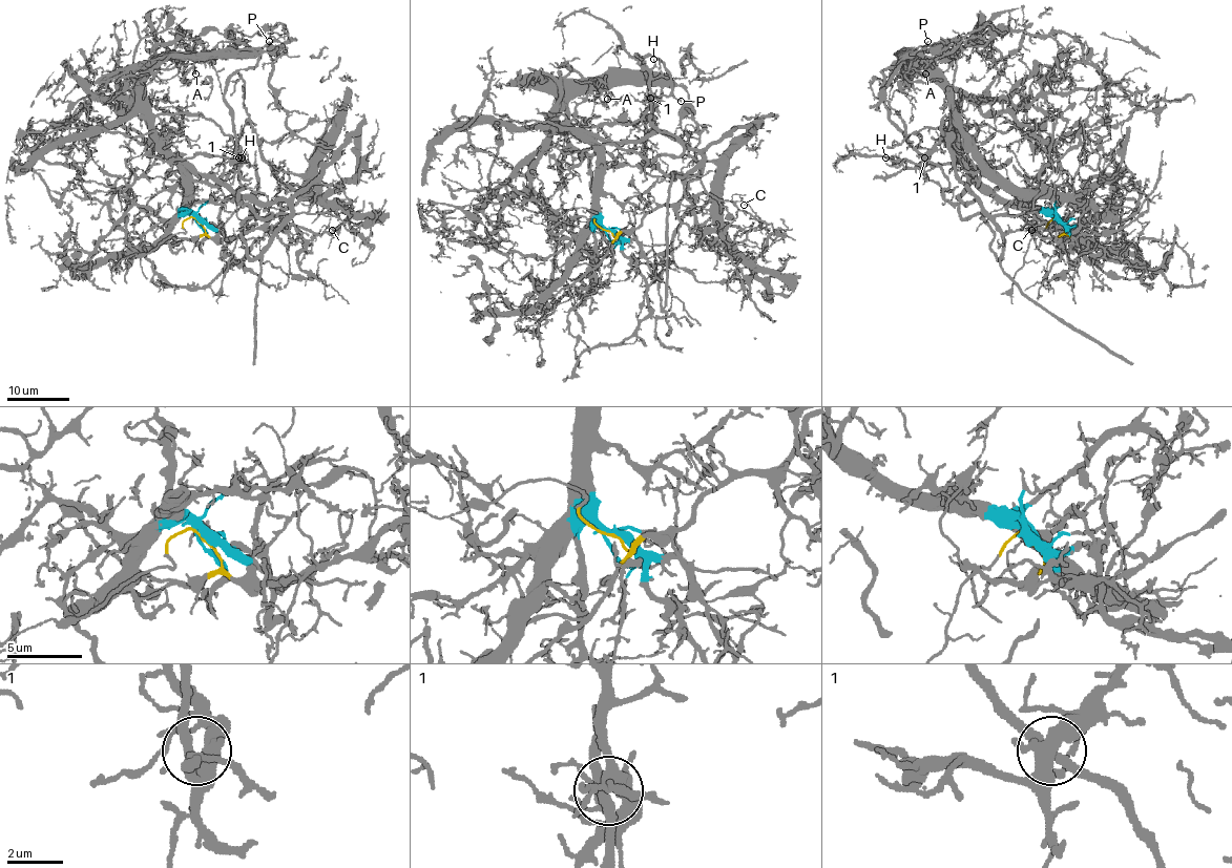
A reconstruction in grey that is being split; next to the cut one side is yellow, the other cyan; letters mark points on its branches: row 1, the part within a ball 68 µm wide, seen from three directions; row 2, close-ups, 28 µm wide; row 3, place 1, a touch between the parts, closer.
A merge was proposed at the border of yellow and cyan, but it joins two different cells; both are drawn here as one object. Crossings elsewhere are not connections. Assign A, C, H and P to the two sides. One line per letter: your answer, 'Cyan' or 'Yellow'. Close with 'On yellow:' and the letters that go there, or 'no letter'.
A: Cyan
C: Yellow
H: Cyan
P: Yellow
On yellow: C, P

